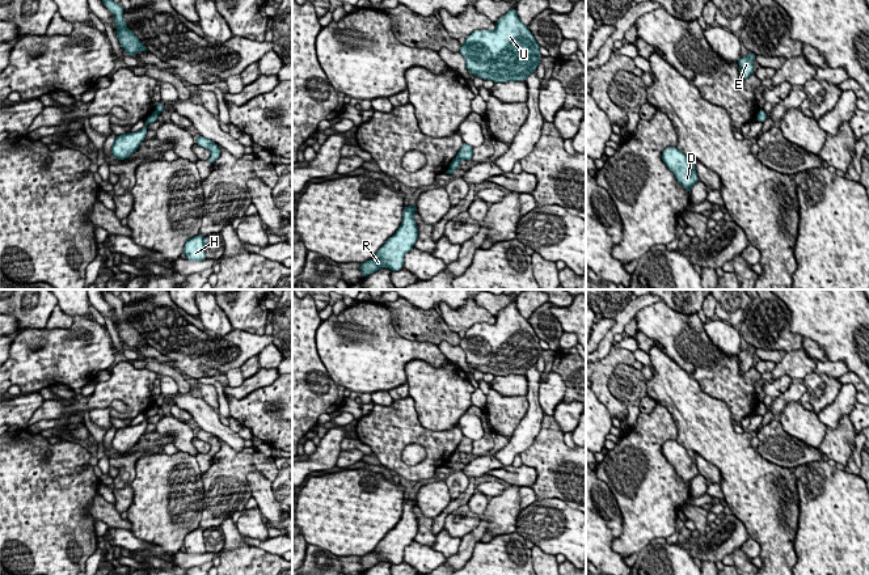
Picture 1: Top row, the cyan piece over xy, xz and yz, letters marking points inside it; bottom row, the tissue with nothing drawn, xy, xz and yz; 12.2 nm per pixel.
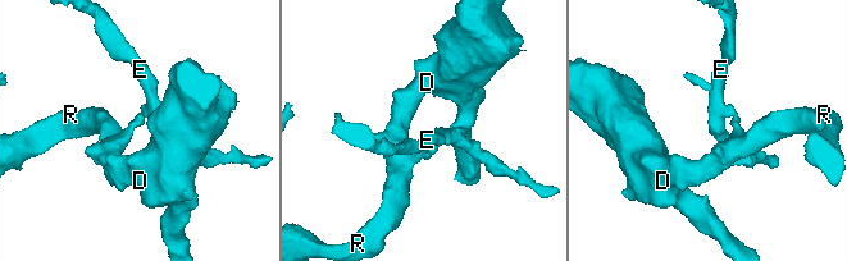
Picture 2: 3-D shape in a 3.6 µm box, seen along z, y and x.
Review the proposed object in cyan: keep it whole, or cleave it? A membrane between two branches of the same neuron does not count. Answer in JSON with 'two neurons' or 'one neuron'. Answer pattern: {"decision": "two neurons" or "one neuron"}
{"decision": "two neurons"}

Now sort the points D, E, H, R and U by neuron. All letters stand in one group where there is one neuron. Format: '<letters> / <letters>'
D H R U / E

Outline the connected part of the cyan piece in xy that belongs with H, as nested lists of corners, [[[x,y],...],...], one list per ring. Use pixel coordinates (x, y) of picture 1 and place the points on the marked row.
[[[194,236],[185,242],[183,253],[190,261],[204,261],[207,257],[204,254],[207,240],[202,236]]]

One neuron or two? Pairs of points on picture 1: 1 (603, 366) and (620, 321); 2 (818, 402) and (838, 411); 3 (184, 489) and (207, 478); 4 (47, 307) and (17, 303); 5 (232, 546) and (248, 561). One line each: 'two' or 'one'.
1: two
2: two
3: two
4: one
5: one

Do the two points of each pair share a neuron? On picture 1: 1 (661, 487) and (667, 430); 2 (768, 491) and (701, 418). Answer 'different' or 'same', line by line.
1: same
2: same

